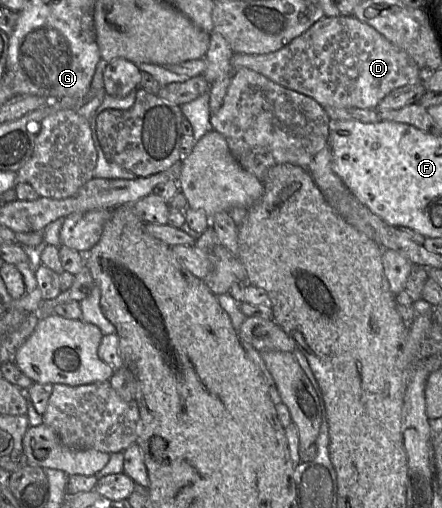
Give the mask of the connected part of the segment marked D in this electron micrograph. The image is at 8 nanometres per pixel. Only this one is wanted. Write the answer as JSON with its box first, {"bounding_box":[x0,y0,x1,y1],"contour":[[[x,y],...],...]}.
{"bounding_box":[233,16,423,109],"contour":[[[354,16],[324,17],[278,51],[233,53],[233,69],[247,68],[313,98],[323,107],[376,109],[392,90],[422,81],[423,72],[402,50]]]}

